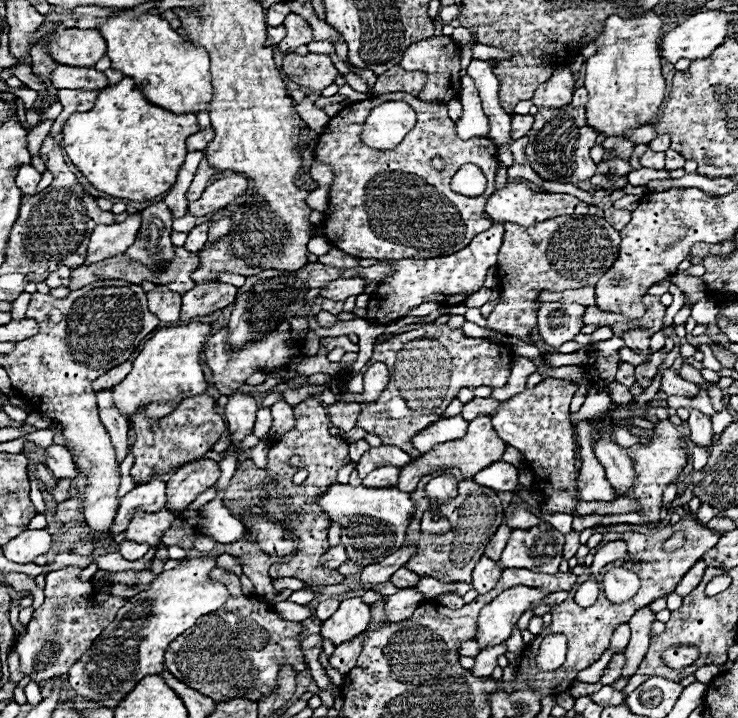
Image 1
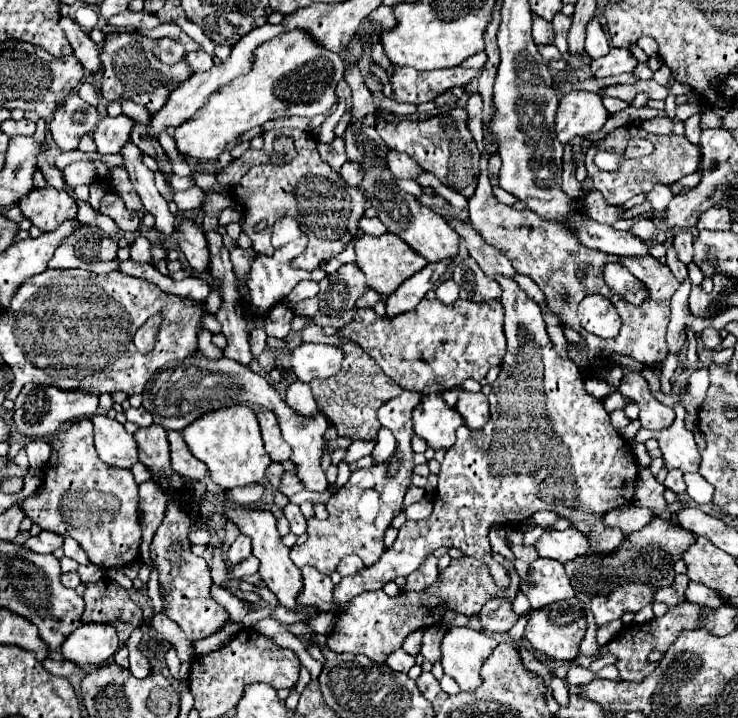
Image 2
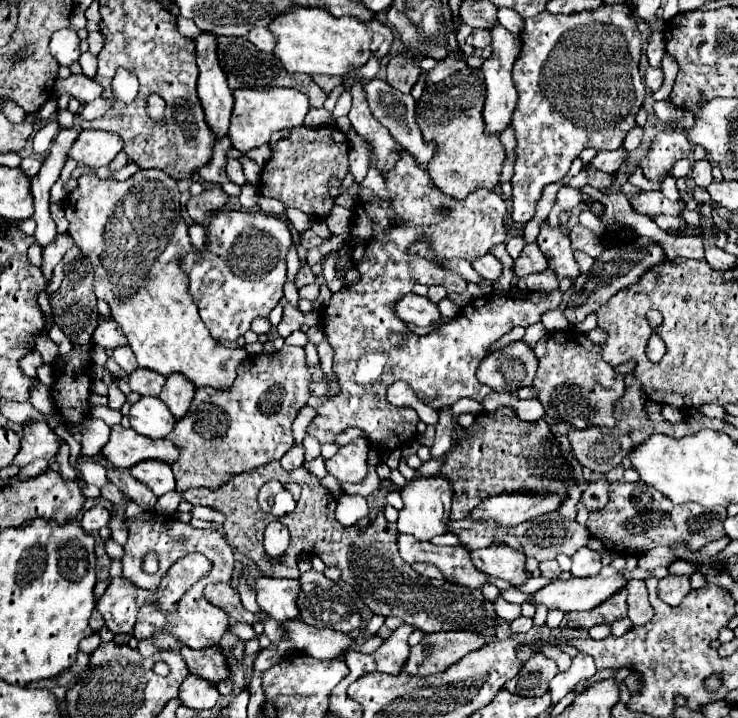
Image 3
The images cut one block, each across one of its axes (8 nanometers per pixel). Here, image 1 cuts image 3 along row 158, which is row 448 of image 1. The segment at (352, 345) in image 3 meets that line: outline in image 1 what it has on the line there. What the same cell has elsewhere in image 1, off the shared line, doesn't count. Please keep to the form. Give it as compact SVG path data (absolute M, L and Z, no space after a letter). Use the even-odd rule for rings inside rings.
M424 324L418 330L394 336L378 344L366 366L374 362L384 362L388 366L390 382L376 402L364 406L364 424L356 426L376 434L382 444L392 444L408 452L412 460L416 460L420 452L412 448L412 436L428 428L428 424L440 420L460 388L476 390L478 386L504 386L510 376L512 354L506 346L492 344L486 338L468 338L462 334L462 330L450 330L446 324Z

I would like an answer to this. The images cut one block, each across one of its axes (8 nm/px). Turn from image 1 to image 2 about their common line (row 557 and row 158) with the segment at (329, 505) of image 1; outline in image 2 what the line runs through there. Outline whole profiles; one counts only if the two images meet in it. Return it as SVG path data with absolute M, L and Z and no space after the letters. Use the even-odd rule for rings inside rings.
M366 116L360 122L350 122L344 136L346 154L350 162L358 162L364 170L364 180L360 188L364 190L364 196L370 200L370 204L380 210L378 218L386 224L388 232L400 236L404 242L408 242L418 254L428 258L428 262L438 262L444 258L454 258L458 254L458 234L448 224L448 220L440 214L436 214L432 208L424 208L416 196L400 190L400 186L394 182L392 172L388 170L386 156L390 152L384 142L380 142L380 134L376 134L376 122L374 116Z

